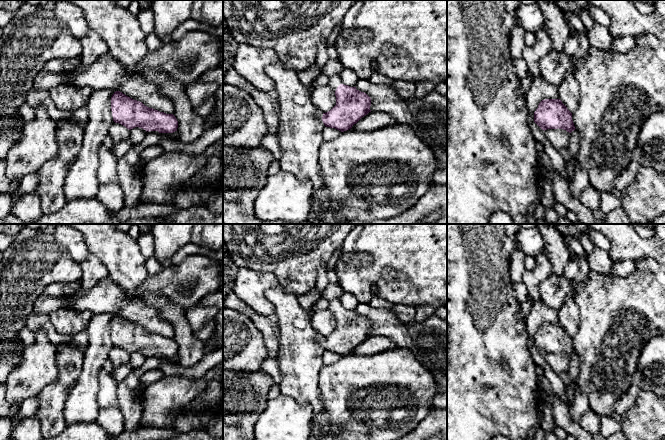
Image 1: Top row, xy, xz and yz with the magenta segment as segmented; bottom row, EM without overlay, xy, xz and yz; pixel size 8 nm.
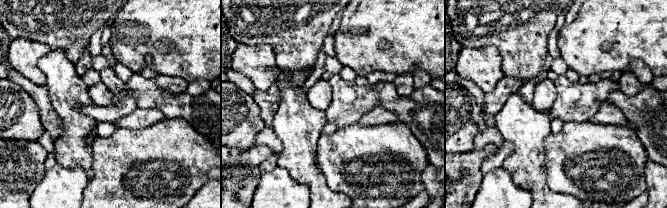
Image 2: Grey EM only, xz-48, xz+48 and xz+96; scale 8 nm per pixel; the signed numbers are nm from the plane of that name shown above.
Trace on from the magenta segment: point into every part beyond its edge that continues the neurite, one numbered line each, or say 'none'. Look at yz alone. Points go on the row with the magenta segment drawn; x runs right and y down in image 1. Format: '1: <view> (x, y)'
none

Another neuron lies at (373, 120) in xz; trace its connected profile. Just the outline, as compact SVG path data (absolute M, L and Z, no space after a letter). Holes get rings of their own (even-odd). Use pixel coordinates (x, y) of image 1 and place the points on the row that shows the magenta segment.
M369 112L352 126L352 130L368 132L374 129L380 129L389 125L395 125L398 122L390 115L384 112Z

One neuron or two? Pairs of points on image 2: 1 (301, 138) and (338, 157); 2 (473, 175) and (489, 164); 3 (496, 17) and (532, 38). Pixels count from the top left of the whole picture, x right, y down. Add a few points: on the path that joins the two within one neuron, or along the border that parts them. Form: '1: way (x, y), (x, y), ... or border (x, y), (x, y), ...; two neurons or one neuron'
1: border (323, 134), (317, 144), (317, 164), (319, 169); two neurons
2: border (495, 152), (482, 161), (480, 165), (482, 174); two neurons
3: way (505, 17), (523, 33); one neuron

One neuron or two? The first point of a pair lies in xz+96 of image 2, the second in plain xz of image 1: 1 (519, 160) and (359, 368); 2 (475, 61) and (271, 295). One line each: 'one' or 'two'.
1: two
2: two

